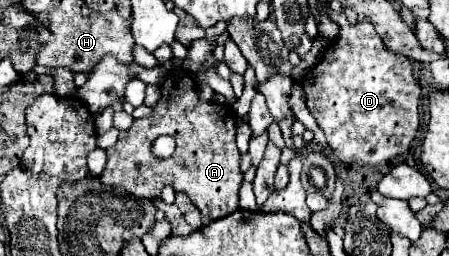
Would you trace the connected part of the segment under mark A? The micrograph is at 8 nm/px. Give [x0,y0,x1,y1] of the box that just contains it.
[99,68,243,226]

